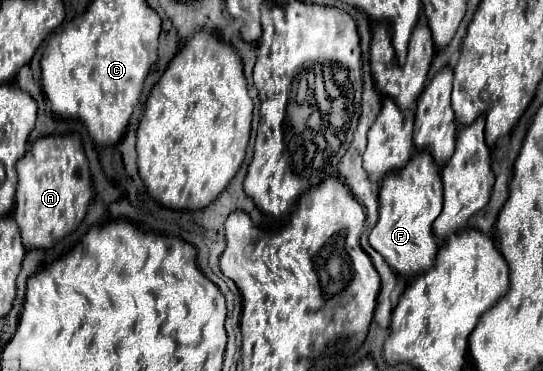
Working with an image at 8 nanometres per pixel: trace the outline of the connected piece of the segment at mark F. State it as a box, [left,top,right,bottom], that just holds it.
[369,152,443,278]

